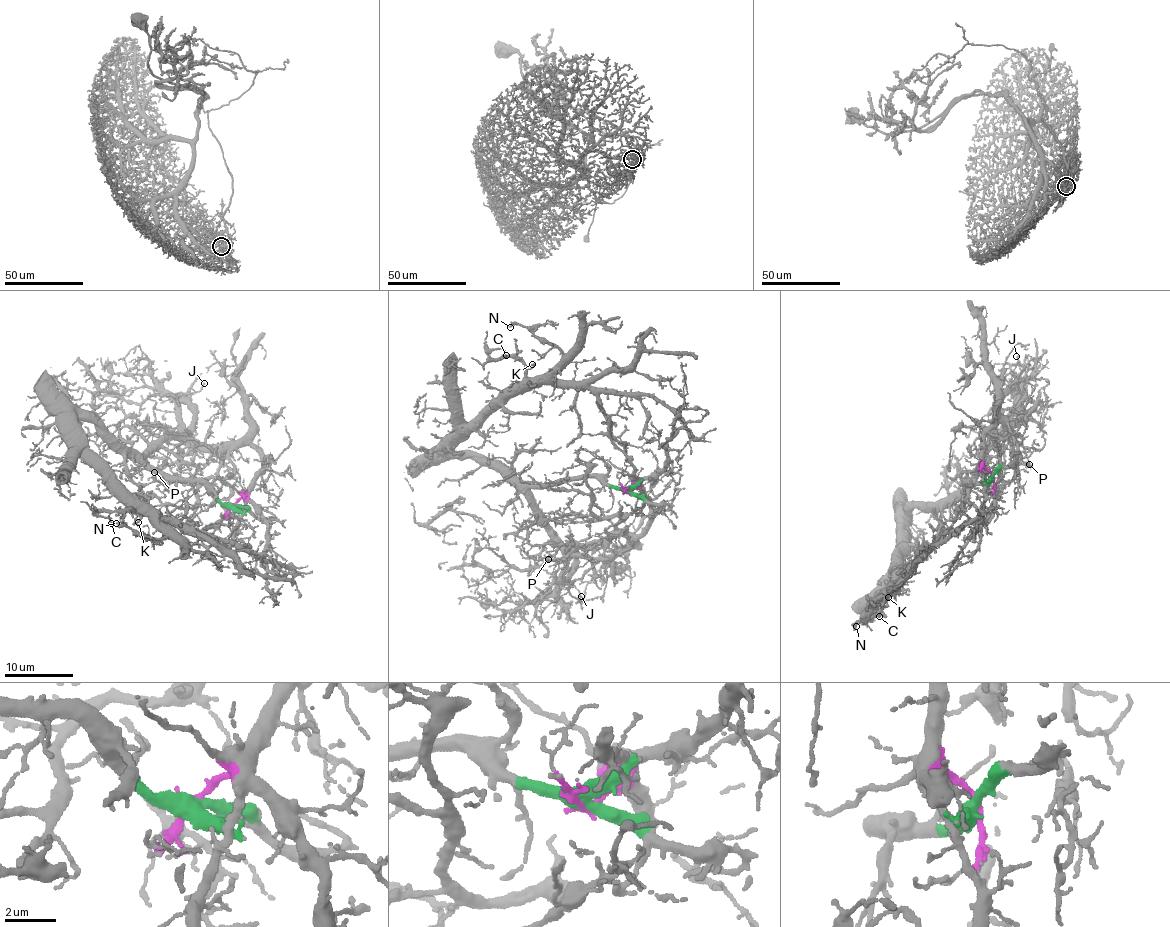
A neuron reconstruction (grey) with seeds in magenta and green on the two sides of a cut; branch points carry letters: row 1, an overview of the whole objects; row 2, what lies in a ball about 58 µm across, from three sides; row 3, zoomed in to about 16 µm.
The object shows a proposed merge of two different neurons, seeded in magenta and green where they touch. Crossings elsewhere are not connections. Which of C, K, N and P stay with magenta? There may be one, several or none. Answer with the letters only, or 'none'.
P

